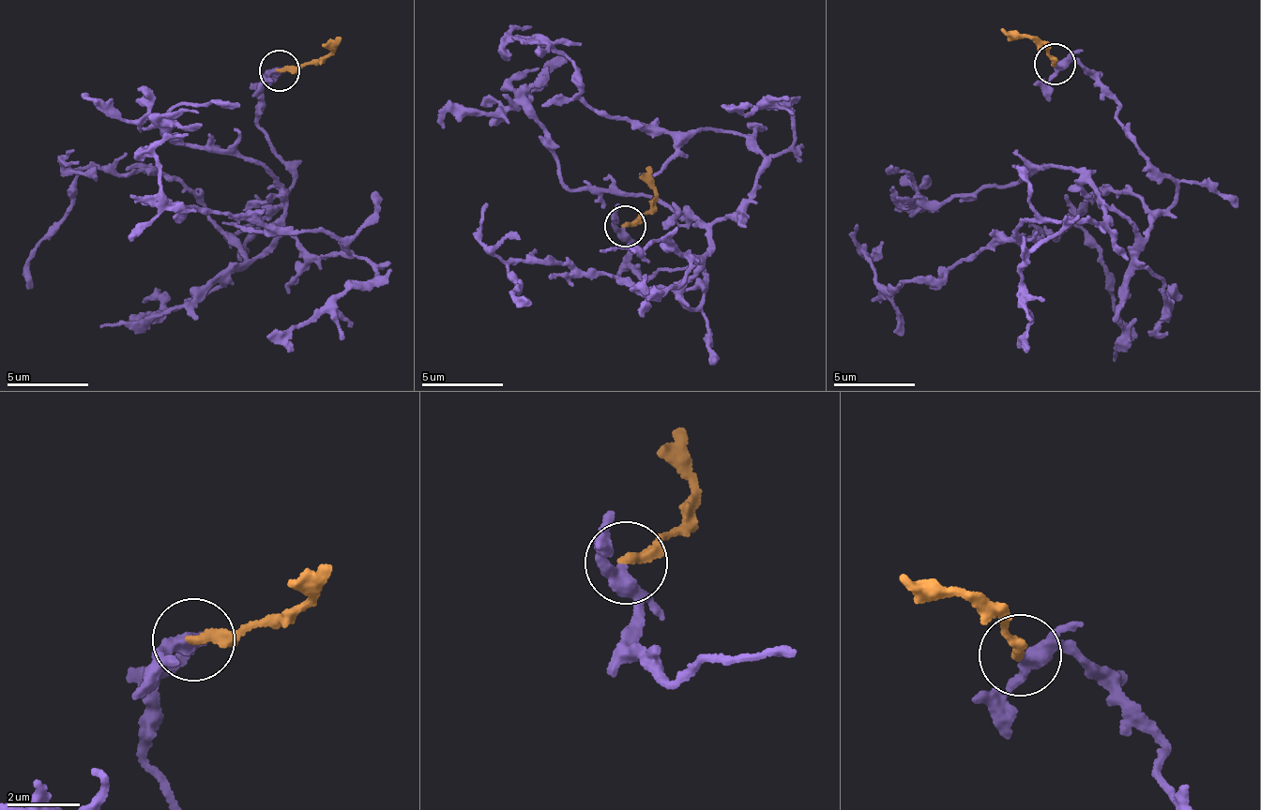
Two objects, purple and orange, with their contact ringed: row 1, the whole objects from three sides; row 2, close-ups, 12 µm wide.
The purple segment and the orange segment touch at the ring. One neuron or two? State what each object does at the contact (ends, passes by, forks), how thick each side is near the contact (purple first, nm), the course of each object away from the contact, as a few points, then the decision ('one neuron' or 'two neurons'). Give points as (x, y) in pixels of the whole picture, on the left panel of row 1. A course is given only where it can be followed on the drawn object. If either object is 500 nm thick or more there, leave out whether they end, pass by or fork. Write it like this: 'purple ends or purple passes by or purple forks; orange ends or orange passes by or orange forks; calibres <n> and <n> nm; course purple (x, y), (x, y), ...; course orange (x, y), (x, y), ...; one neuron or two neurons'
purple forks; orange ends; calibres 300 and 280 nm; course purple (280, 69), (256, 114), (293, 182), (231, 237), (348, 249), (179, 216), (158, 146), (189, 135); course orange (280, 69), (332, 50), (336, 36); one neuron

